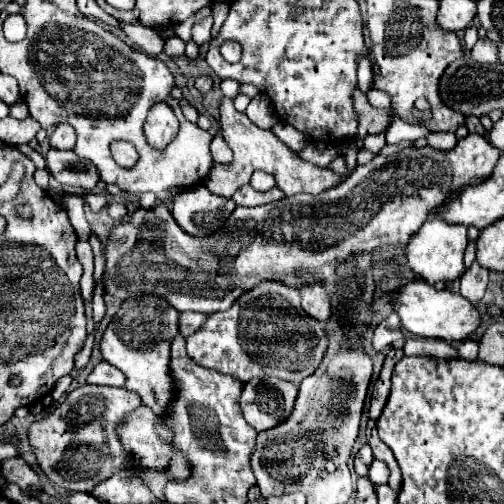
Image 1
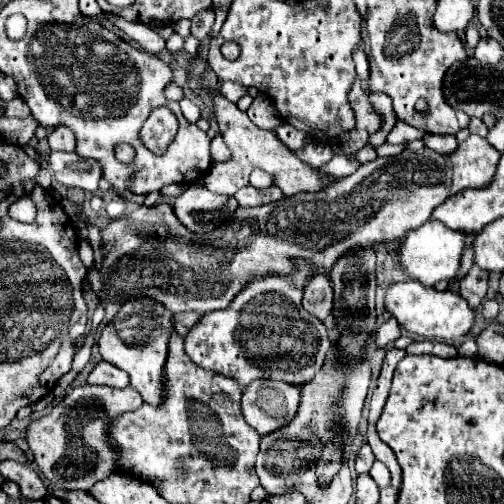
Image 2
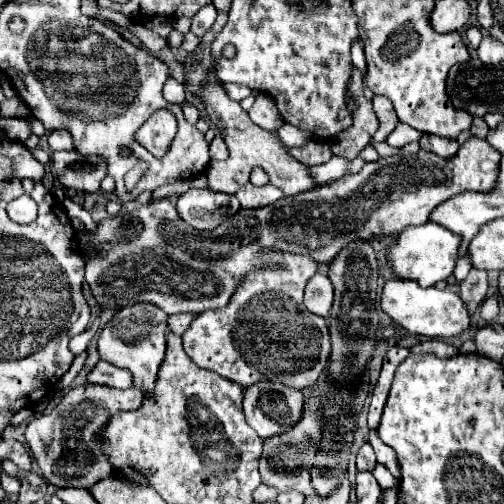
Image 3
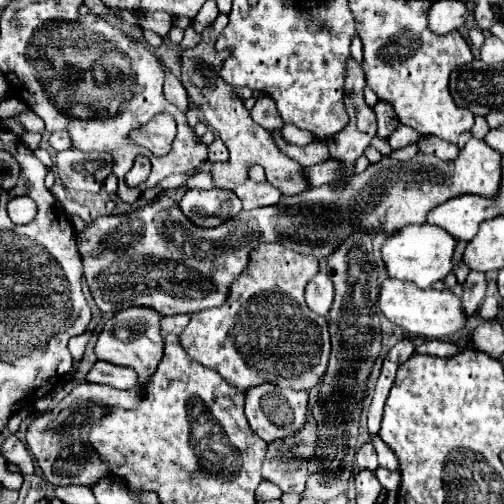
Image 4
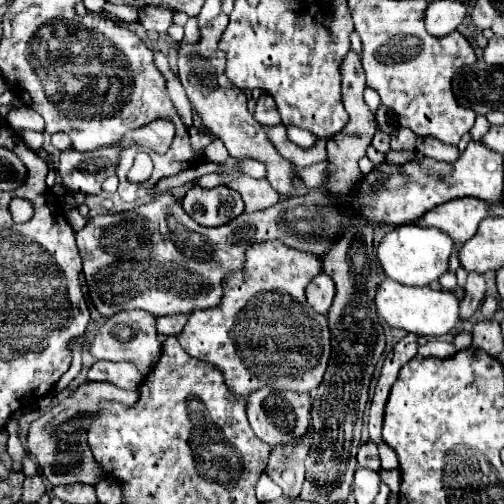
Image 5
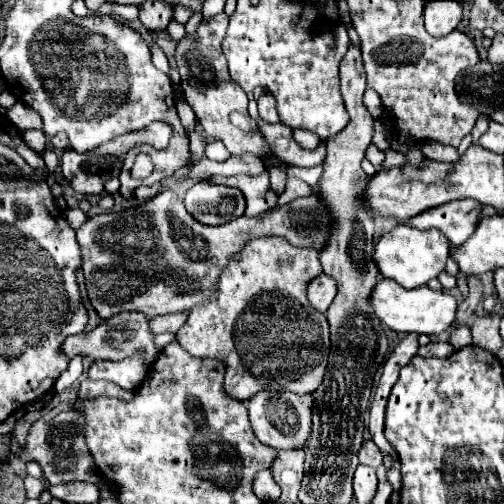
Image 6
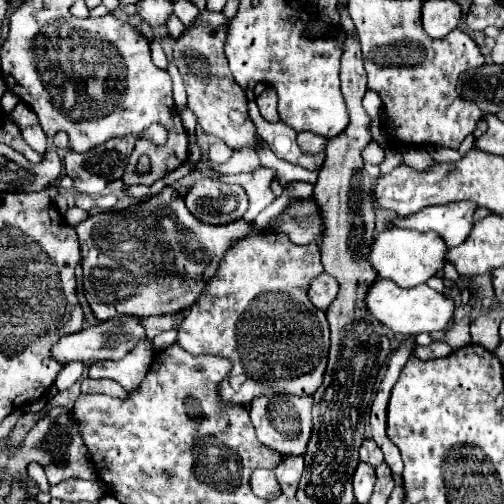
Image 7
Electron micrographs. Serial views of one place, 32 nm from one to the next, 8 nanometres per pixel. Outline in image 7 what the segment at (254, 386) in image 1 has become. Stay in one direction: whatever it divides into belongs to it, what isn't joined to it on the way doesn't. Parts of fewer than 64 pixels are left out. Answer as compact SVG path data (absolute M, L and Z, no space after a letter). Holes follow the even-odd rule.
M260 396L250 406L250 420L258 440L280 454L304 454L312 432L312 398L310 396Z

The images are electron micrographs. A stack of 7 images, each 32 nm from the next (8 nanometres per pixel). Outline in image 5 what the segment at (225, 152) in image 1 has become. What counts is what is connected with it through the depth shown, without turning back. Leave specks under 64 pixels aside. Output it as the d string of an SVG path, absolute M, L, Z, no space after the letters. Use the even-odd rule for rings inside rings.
M214 138L214 140L210 142L210 146L206 146L204 156L206 156L210 162L218 162L218 164L222 164L222 162L226 162L226 160L228 160L228 156L230 156L230 154L228 154L228 150L224 148L222 140Z

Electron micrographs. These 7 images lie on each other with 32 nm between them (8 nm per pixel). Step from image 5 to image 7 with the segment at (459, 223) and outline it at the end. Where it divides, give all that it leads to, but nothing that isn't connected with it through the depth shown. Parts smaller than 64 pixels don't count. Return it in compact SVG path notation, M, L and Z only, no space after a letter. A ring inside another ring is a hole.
M452 202L432 206L416 212L416 216L394 216L390 222L398 228L412 228L418 232L436 232L448 248L462 244L472 230L472 202Z

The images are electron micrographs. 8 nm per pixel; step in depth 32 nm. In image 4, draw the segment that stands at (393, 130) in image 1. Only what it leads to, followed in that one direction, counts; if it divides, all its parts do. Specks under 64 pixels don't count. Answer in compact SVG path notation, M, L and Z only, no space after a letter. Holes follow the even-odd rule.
M400 124L400 126L390 134L390 146L392 146L392 150L400 150L400 148L406 148L406 146L410 146L410 144L416 144L418 138L420 138L420 136L418 136L412 128Z

